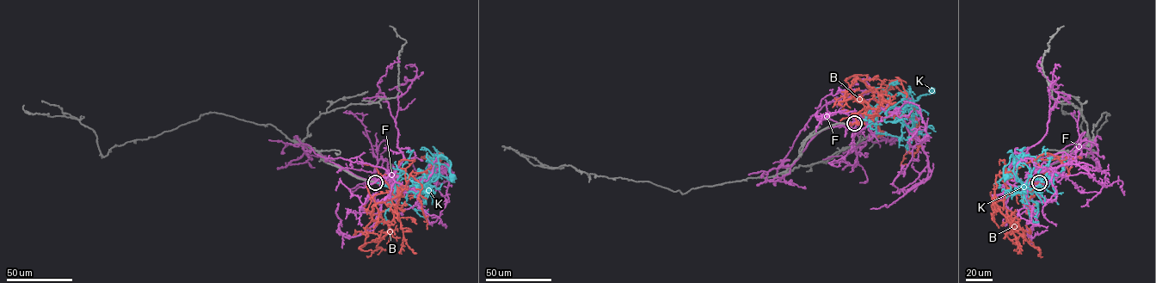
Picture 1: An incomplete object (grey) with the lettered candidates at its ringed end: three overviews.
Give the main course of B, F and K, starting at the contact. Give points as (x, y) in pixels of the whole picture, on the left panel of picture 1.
B: (374, 182), (396, 186), (401, 193), (409, 174), (425, 171), (431, 167), (432, 158), (421, 156), (427, 158)
F: (375, 181), (399, 191), (408, 188), (394, 180), (403, 155), (397, 147), (396, 121), (377, 85), (397, 57)
K: (375, 182), (391, 187), (404, 187), (434, 181), (439, 176), (438, 157), (442, 156), (450, 162), (452, 177)

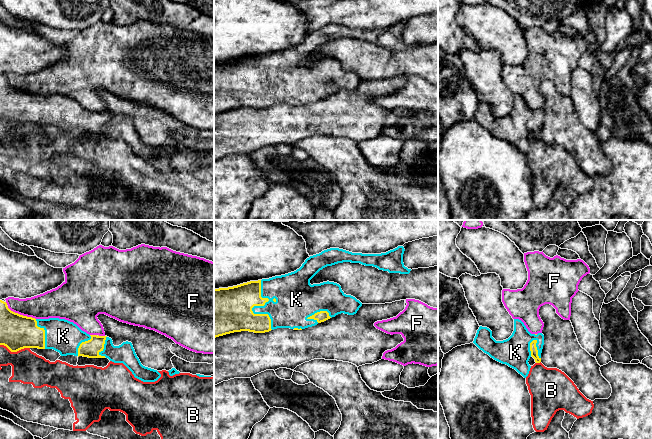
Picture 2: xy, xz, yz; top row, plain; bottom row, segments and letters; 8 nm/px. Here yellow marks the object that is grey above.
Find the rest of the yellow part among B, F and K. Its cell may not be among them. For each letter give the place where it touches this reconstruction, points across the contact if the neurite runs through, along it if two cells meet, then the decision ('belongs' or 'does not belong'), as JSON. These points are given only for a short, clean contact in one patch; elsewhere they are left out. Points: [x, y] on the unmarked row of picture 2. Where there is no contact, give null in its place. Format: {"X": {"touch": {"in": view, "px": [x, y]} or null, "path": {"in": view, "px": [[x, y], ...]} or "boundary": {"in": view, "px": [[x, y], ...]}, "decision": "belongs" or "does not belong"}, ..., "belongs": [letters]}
{"B": {"touch": {"in": "xy", "px": [15, 127]}, "decision": "does not belong"}, "F": {"touch": {"in": "xy", "px": [21, 91]}, "decision": "does not belong"}, "K": {"touch": {"in": "xz", "px": [255, 81]}, "decision": "belongs"}, "belongs": ["K"]}

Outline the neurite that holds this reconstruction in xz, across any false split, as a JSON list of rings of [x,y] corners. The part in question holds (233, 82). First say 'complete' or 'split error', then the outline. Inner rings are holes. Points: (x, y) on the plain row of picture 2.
split error | [[[403,22],[381,30],[330,24],[310,32],[294,48],[214,65],[214,114],[241,107],[302,106],[341,89],[354,91],[362,79],[346,71],[339,60],[327,57],[311,61],[310,56],[323,44],[343,38],[409,50],[411,45],[403,39],[404,27]]]

